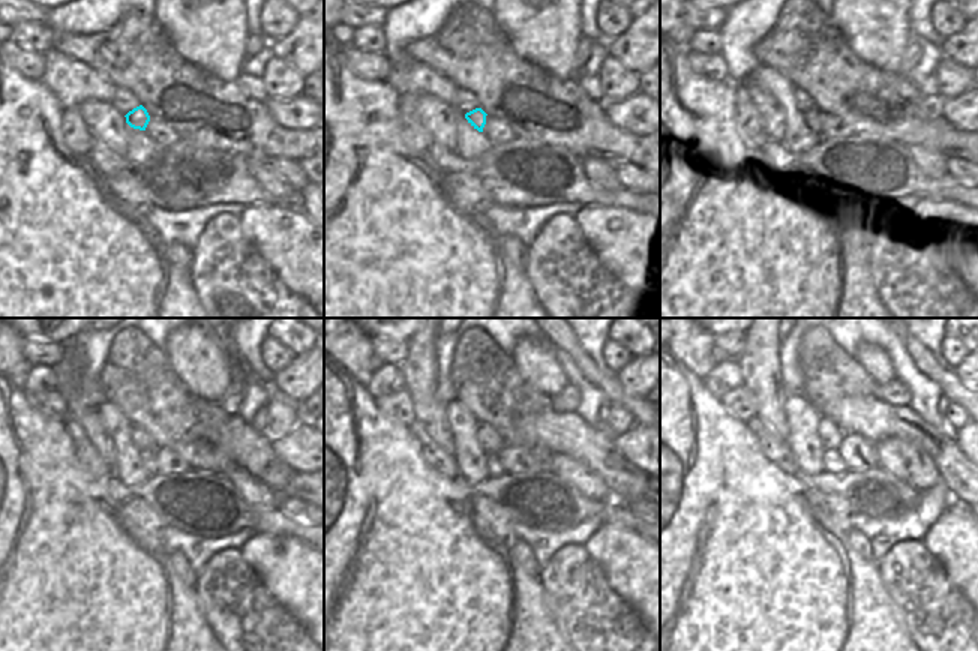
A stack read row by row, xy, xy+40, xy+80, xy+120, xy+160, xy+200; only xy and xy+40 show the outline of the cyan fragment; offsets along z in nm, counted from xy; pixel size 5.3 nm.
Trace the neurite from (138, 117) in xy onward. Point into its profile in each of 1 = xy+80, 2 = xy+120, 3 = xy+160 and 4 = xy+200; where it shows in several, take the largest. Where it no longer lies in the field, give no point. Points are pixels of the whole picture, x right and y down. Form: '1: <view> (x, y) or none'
1: xy+80 (813, 119)
2: xy+120 (149, 459)
3: xy+160 (494, 468)
4: xy+200 (833, 464)

